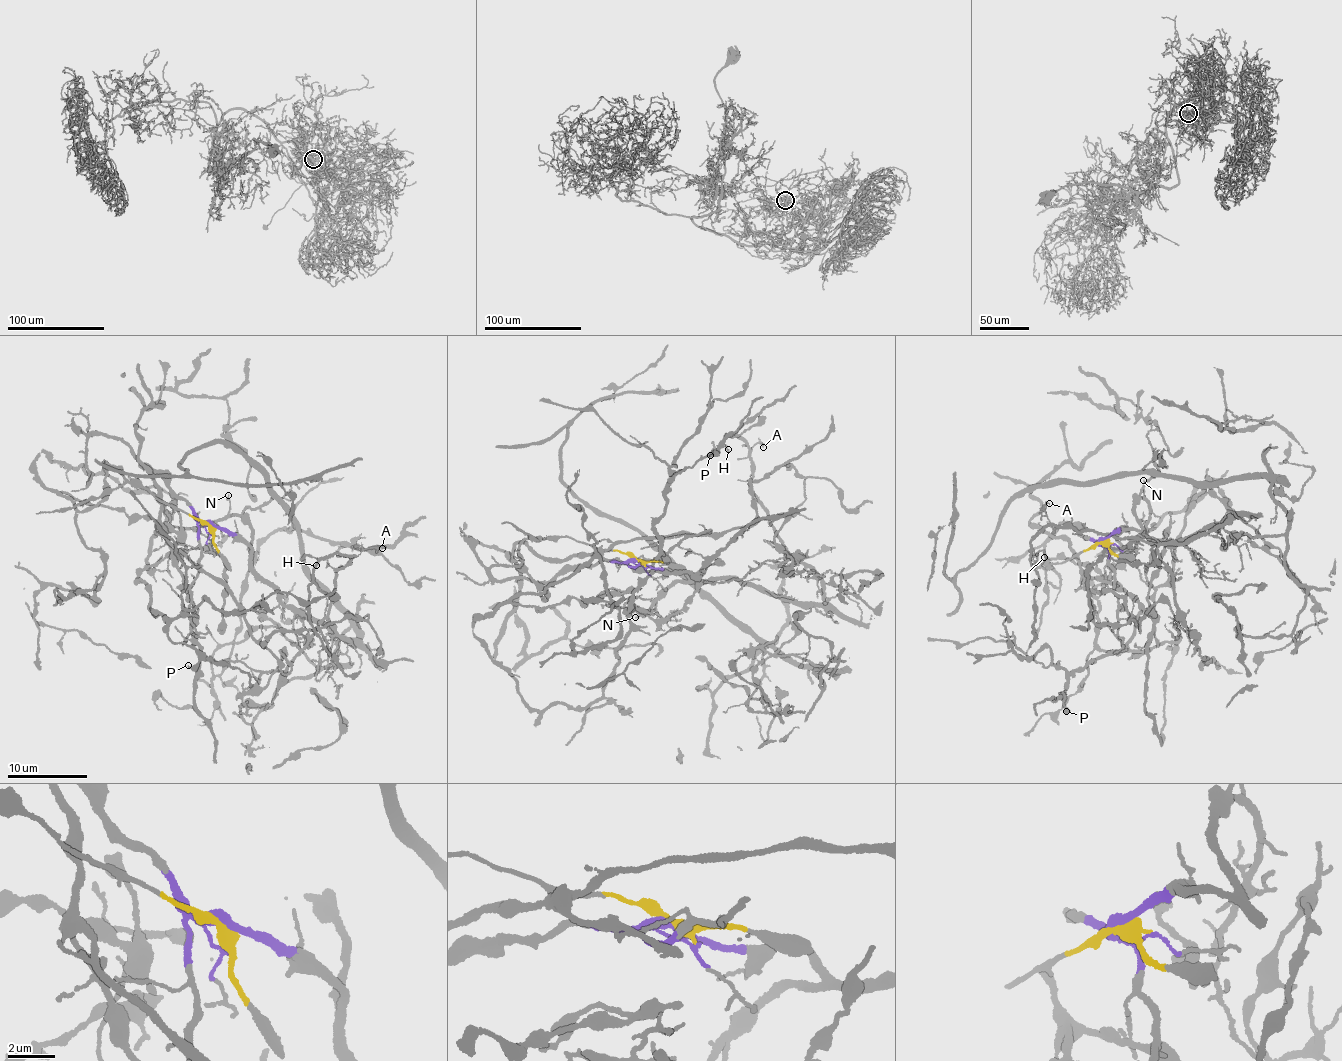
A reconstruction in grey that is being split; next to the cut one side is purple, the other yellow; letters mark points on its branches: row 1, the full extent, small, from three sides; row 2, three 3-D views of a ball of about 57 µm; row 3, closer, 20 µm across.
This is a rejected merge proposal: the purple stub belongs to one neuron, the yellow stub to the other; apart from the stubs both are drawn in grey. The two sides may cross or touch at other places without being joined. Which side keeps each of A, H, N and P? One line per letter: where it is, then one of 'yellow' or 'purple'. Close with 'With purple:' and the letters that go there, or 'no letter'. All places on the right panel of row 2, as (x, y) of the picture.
A: at (1049, 503); purple
H: at (1044, 557); purple
N: at (1143, 480); purple
P: at (1066, 711); yellow
With purple: A, H, N

